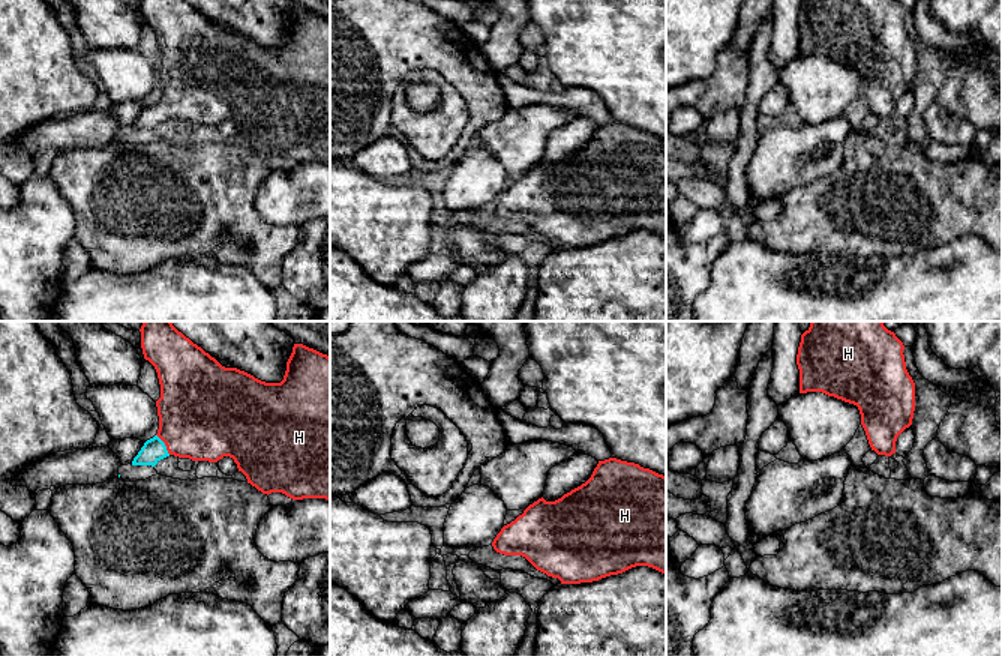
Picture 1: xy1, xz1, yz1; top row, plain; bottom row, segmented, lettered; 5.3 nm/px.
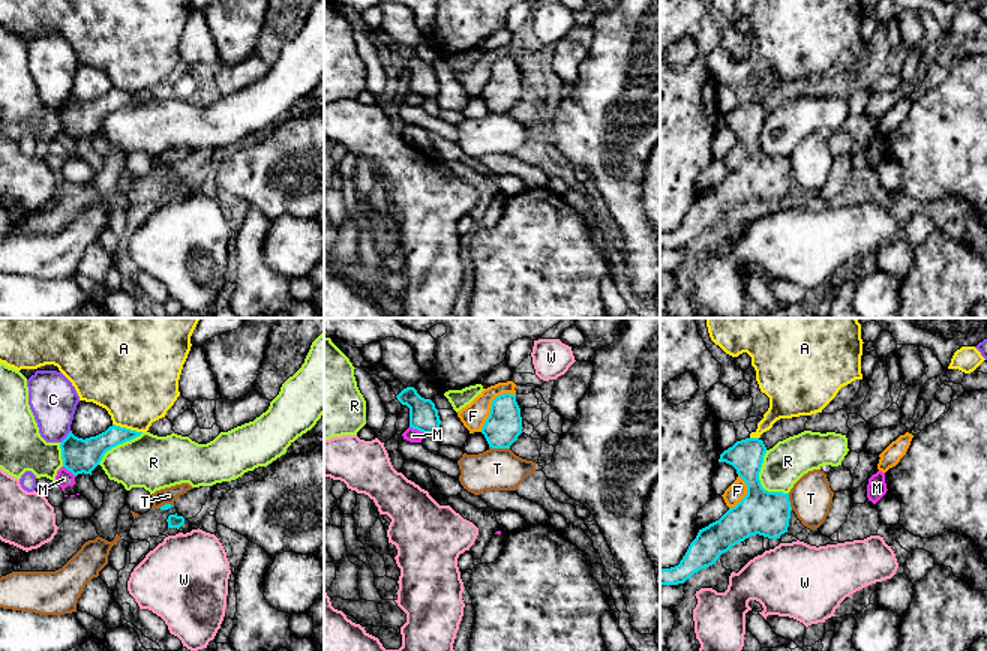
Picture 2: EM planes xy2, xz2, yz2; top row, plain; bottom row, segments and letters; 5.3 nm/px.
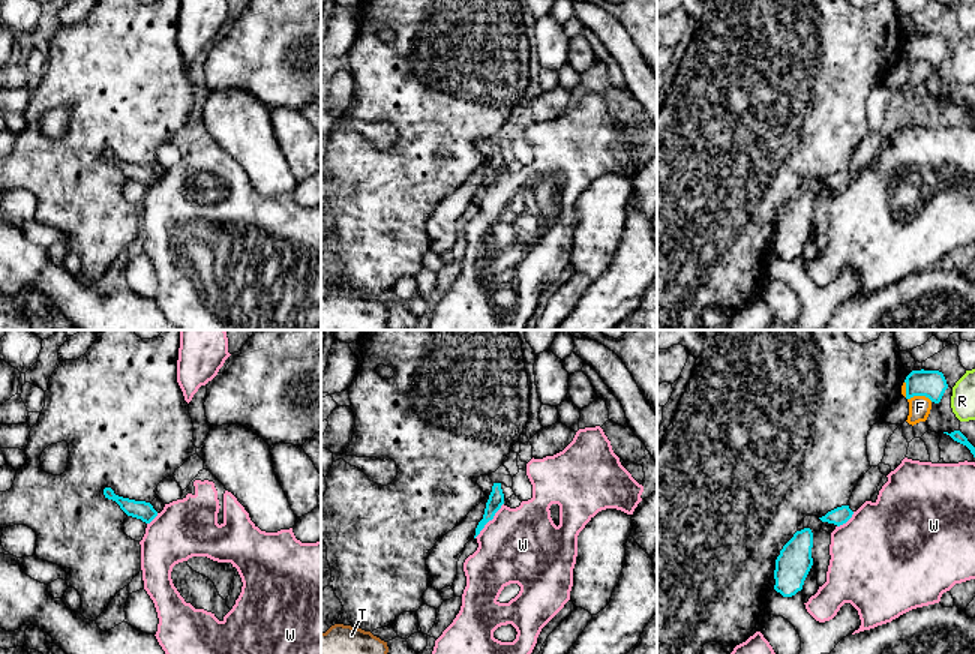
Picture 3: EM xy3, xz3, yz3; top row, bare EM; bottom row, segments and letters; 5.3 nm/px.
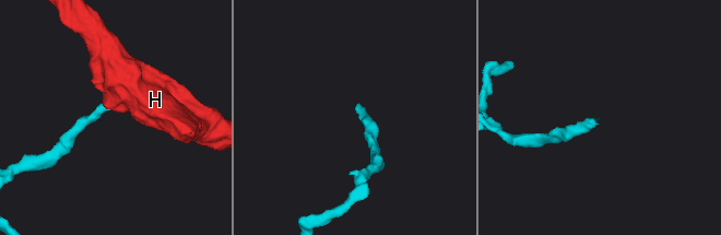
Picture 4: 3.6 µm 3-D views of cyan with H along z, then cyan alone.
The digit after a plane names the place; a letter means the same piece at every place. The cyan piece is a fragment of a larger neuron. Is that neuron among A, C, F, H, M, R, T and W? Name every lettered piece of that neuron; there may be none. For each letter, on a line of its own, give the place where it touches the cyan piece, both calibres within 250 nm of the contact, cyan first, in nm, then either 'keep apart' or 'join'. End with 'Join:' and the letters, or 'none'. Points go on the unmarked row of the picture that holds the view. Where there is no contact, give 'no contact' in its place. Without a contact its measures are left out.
A: contact xy2 (128, 93); calibres 150 and 440 nm; keep apart
C: contact xy2 (66, 101); calibres 180 and 260 nm; keep apart
F: contact xz2 (491, 69); calibres 200 and 140 nm; keep apart
H: contact xy1 (164, 108); calibres 120 and 460 nm; join
M: contact xz2 (417, 93); calibres 160 and 80 nm; keep apart
R: contact yz2 (759, 146); calibres 240 and 220 nm; keep apart
T: contact xz2 (500, 111); calibres 200 and 220 nm; keep apart
W: contact xz3 (489, 183); calibres 80 and 400 nm; keep apart
Join: H

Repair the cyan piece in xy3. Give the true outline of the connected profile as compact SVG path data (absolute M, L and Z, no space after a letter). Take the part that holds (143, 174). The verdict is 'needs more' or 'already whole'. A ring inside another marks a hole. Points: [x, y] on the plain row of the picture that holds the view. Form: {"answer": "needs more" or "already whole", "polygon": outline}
{"answer": "already whole", "polygon": "M105 152L104 159L105 162L116 165L128 180L141 183L146 188L150 188L158 180L158 176L150 166L118 160L111 152Z"}

